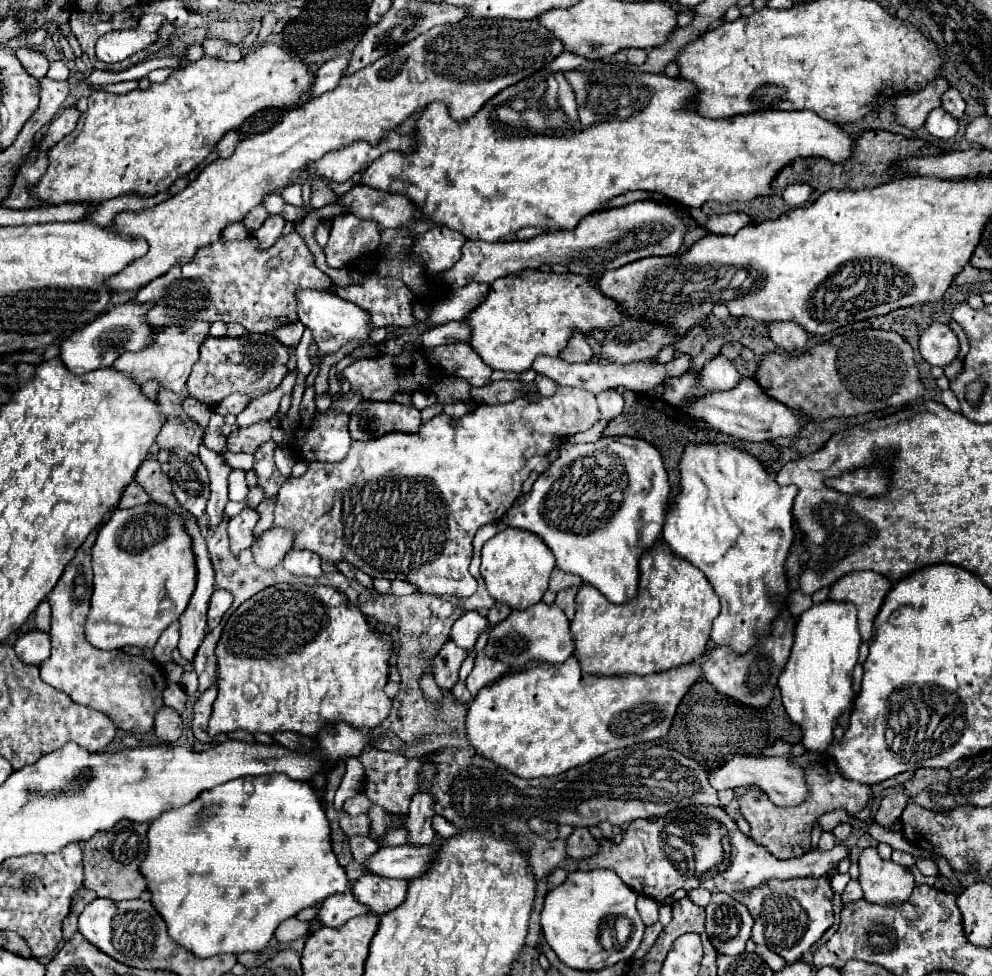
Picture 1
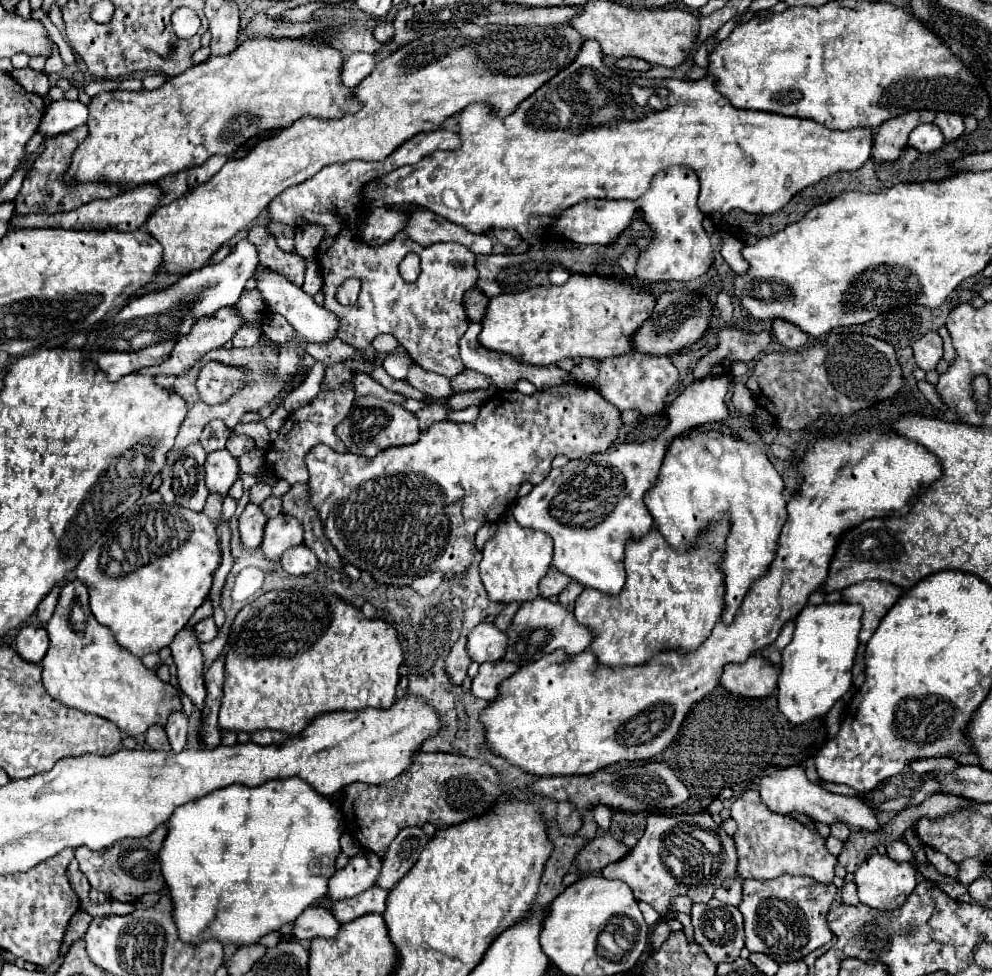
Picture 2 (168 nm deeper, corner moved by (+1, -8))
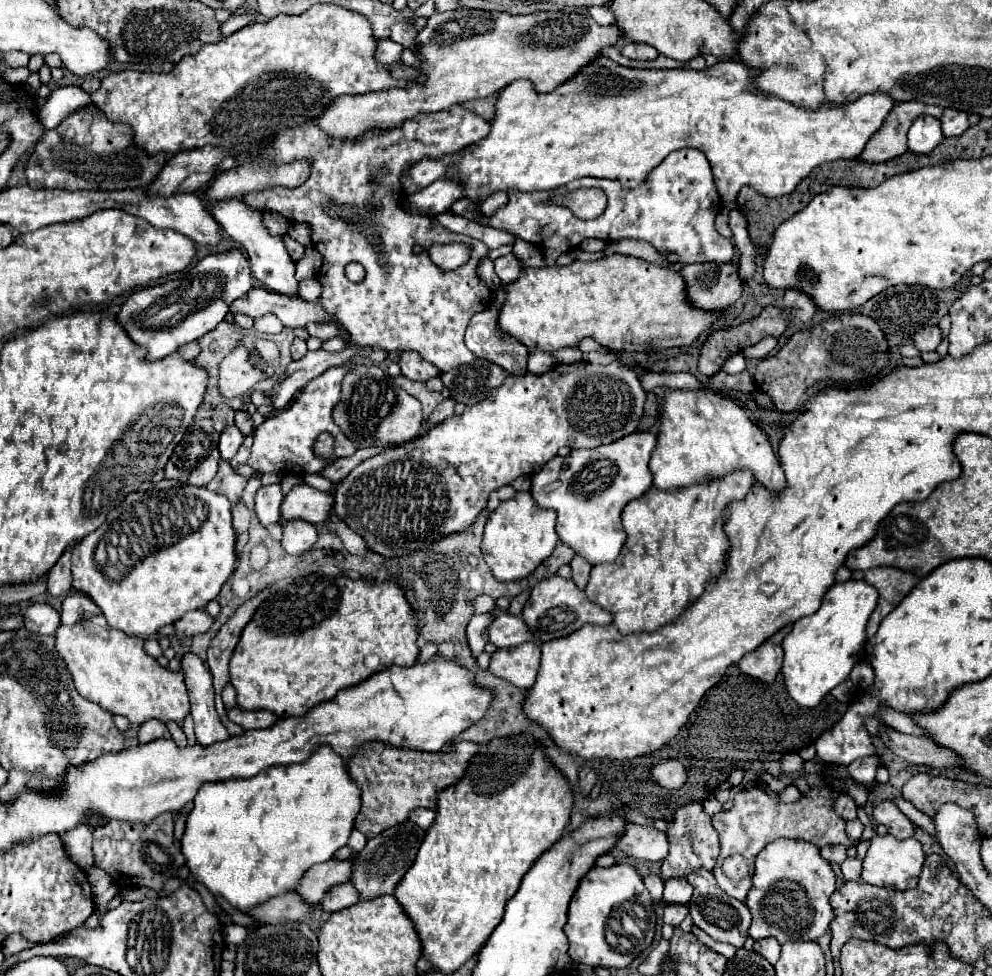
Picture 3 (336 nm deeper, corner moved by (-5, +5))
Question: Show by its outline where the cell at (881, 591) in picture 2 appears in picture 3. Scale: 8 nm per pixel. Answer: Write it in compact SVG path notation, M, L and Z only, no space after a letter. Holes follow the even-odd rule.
M880 566L880 568L872 568L864 572L864 582L872 584L878 590L878 606L872 612L868 624L866 624L866 638L870 640L882 618L892 612L900 600L918 584L918 576L914 576L912 572L904 572L900 568L892 568L892 566Z

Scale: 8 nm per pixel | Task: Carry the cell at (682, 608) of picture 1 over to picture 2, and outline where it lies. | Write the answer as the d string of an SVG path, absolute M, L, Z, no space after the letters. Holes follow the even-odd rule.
M718 519L684 553L670 547L656 527L640 539L626 541L624 567L628 579L624 589L618 595L584 589L574 609L576 621L594 631L590 649L602 665L642 665L660 651L692 651L710 635L724 611L726 589L720 563L726 551L726 531L730 531L730 523Z

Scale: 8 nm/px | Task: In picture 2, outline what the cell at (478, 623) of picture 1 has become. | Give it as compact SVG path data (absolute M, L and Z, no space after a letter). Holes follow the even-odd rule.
M480 623L468 635L468 655L472 661L500 661L506 653L506 633L492 623Z

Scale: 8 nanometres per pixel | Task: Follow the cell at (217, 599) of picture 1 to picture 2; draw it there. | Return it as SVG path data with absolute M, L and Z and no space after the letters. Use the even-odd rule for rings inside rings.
M210 617L210 619L204 619L204 621L196 623L194 633L196 633L196 639L198 639L200 643L208 643L208 641L212 641L212 639L218 635L218 627L216 627L214 619Z

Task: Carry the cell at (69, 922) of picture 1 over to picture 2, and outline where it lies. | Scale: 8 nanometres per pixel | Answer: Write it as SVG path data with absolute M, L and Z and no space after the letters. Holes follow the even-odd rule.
M80 907L80 911L72 917L72 921L70 921L70 925L68 925L68 931L66 931L64 935L60 946L61 955L66 955L70 945L72 945L74 941L78 941L78 939L84 937L84 933L86 933L86 929L88 929L88 923L90 923L92 919L94 919L94 917L92 917L88 911L84 911L84 907Z

